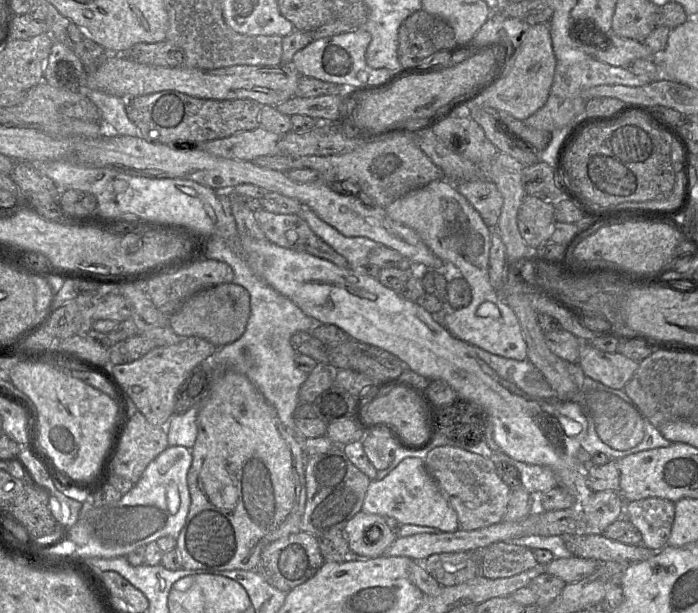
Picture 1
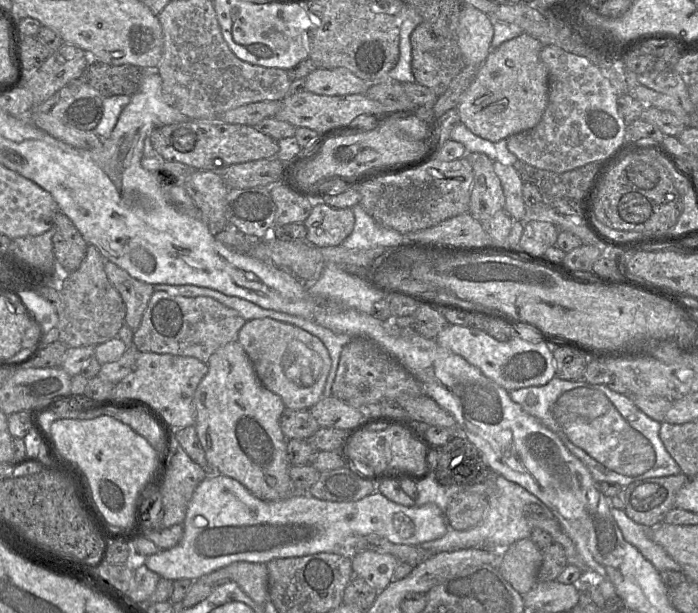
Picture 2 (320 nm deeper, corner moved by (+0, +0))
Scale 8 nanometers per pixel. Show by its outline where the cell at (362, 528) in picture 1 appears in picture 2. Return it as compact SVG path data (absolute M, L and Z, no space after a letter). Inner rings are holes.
M370 550L359 551L351 558L354 576L363 578L377 592L383 591L392 582L398 563L390 554Z

